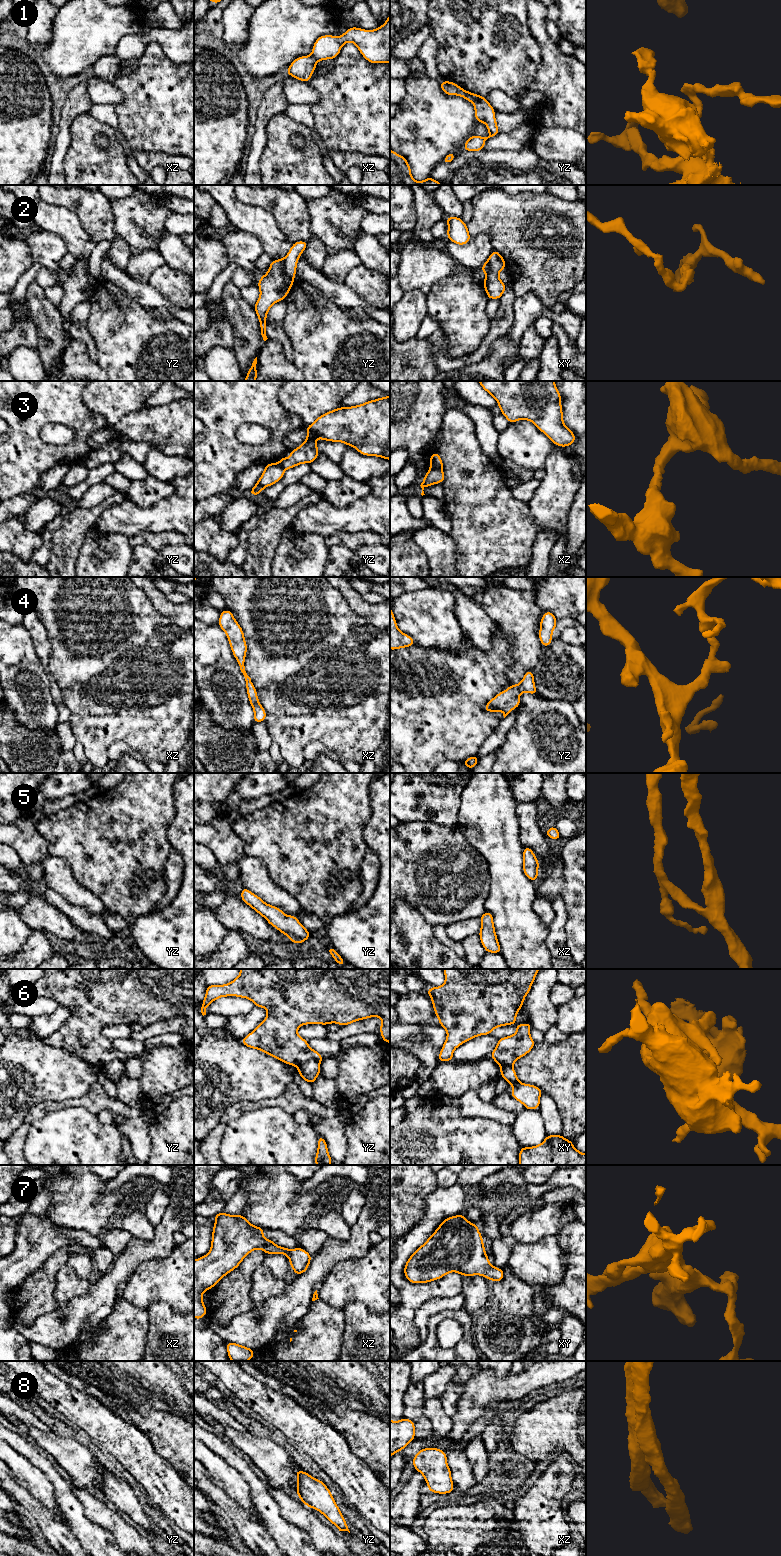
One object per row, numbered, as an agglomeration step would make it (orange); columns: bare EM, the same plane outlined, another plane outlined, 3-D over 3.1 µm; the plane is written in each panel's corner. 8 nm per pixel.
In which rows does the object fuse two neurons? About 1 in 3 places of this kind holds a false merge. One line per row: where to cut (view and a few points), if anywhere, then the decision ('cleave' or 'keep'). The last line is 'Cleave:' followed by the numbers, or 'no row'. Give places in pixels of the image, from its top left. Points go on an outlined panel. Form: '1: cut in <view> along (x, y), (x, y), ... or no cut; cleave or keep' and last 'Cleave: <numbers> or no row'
1: cut in xz along (311, 55), (316, 61); cleave
2: cut in yz along (284, 258), (284, 271), (293, 279); cleave
3: cut in xz along (430, 467), (441, 469); cleave
4: no cut; keep
5: no cut; keep
6: cut in yz along (319, 1061), (308, 1060), (297, 1067); cleave
7: no cut; keep
8: no cut; keep
Cleave: 1, 2, 3, 6

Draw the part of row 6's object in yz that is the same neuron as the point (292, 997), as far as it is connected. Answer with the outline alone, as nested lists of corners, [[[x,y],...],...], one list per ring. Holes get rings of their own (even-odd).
[[[240,969],[239,976],[230,983],[208,985],[202,1002],[202,1015],[206,1015],[209,1004],[220,997],[227,996],[247,998],[256,1007],[267,1010],[267,1017],[244,1037],[241,1043],[297,1068],[310,1060],[318,1062],[323,1060],[323,1056],[310,1048],[308,1041],[297,1034],[298,1028],[305,1024],[336,1023],[345,1026],[366,1018],[380,1017],[381,1038],[390,1044],[390,969]]]

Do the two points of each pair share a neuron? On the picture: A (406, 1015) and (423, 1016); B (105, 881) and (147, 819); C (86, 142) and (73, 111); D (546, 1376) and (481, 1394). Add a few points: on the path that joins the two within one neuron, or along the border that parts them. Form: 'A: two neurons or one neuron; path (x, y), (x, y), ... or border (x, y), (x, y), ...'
A: one neuron; path (410, 1015), (419, 1015)
B: one neuron; path (118, 866), (118, 848), (132, 834)
C: two neurons; border (88, 111), (79, 114), (72, 122), (70, 140)
D: one neuron; path (530, 1381), (520, 1386), (497, 1389)

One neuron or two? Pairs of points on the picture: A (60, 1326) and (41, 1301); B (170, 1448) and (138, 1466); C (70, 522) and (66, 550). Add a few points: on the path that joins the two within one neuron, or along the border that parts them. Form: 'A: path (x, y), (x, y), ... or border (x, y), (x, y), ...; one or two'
A: border (56, 1309), (39, 1315), (31, 1327); two
B: border (150, 1440), (154, 1449), (177, 1470); two
C: path (70, 529), (67, 543); one

